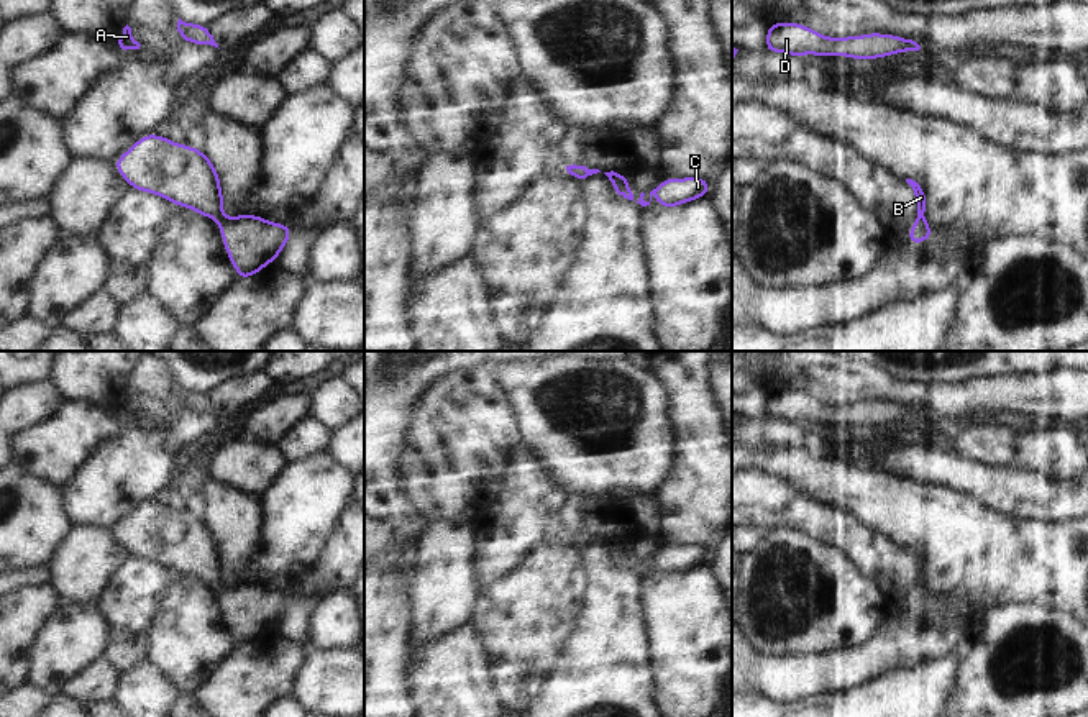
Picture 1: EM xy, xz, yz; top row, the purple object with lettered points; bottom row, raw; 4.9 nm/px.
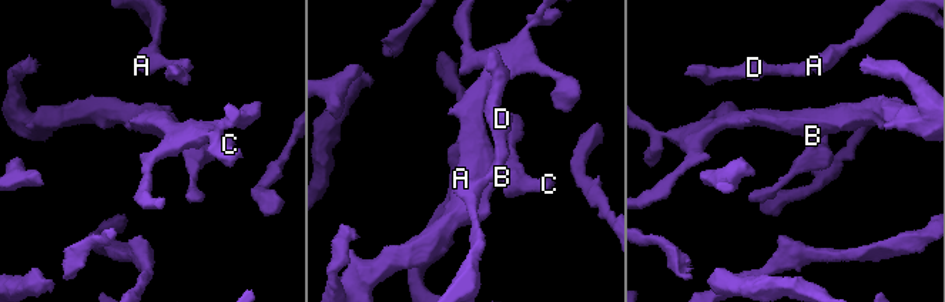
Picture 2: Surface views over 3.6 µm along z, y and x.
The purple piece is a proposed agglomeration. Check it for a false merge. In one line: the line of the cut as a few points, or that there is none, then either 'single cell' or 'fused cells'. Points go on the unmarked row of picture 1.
cut none; single cell

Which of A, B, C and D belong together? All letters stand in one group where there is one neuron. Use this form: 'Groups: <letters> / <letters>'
Groups: A B C D

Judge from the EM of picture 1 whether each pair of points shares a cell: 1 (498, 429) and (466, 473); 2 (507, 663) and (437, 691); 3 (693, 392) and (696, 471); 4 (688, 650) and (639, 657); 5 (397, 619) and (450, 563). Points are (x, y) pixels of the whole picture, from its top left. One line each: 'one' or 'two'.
1: one
2: two
3: one
4: two
5: two

